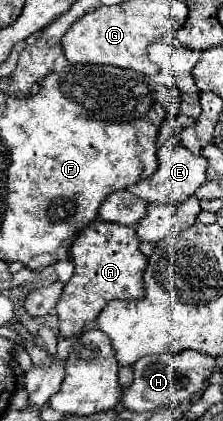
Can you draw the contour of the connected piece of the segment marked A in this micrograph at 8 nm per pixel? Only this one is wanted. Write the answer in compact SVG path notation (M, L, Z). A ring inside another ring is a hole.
M93 221L87 229L79 231L71 247L75 273L55 307L61 337L81 335L85 325L95 321L109 301L135 301L143 297L143 271L147 267L147 257L139 251L139 245L141 241L135 229L117 223Z

